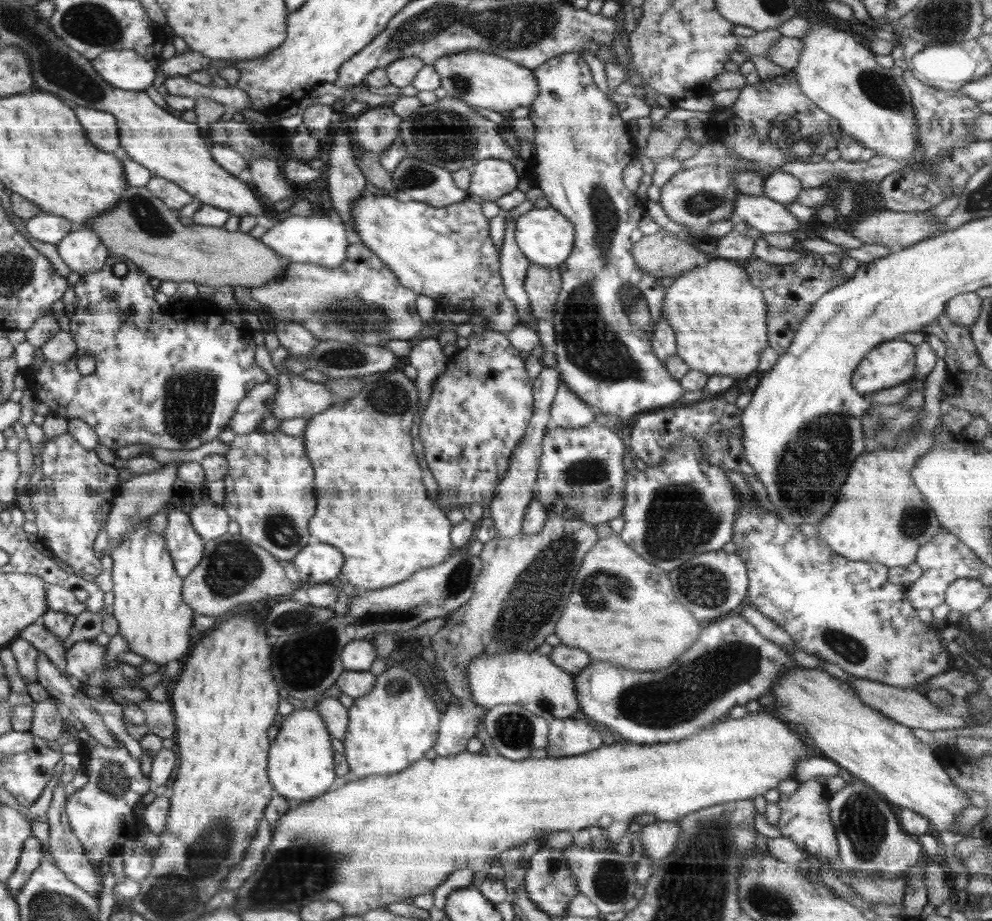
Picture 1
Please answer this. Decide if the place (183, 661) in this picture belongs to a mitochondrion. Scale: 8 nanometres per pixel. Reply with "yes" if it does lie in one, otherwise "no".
no

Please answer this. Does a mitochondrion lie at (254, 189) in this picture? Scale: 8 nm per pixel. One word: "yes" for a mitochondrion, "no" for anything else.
no

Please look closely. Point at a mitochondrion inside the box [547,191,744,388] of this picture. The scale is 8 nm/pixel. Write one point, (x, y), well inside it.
(631, 301)

